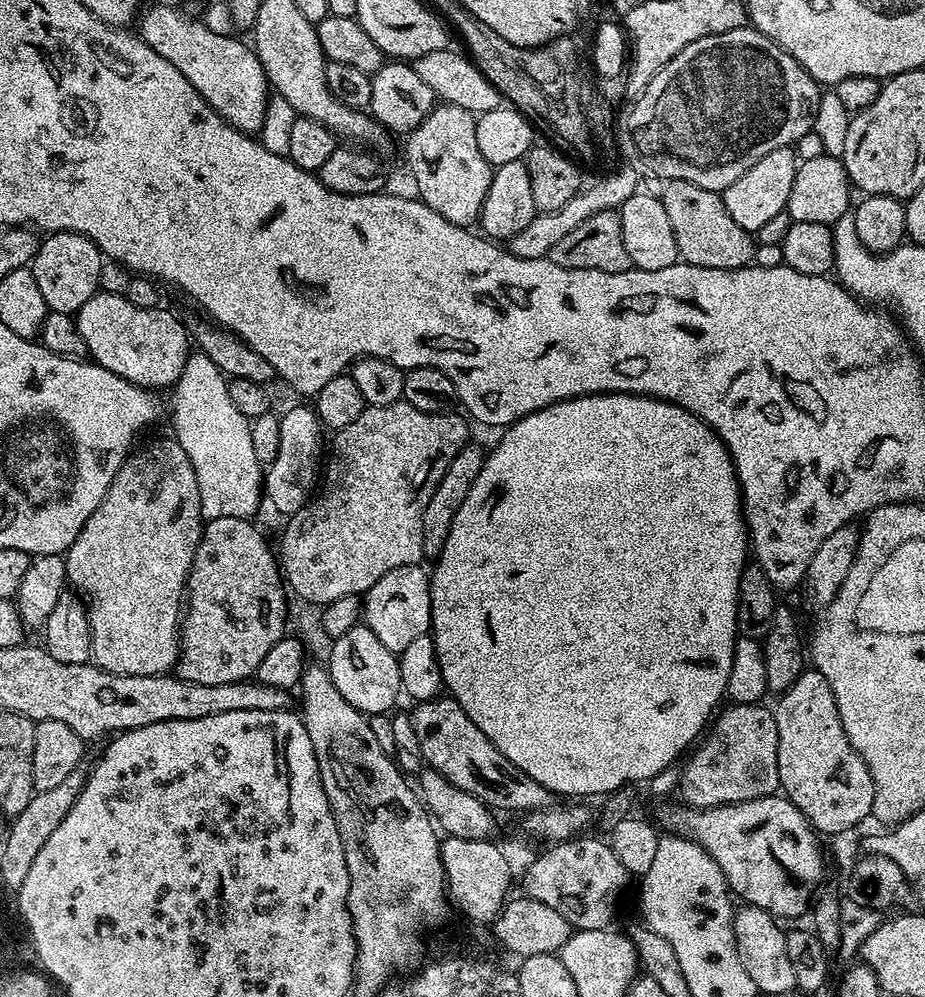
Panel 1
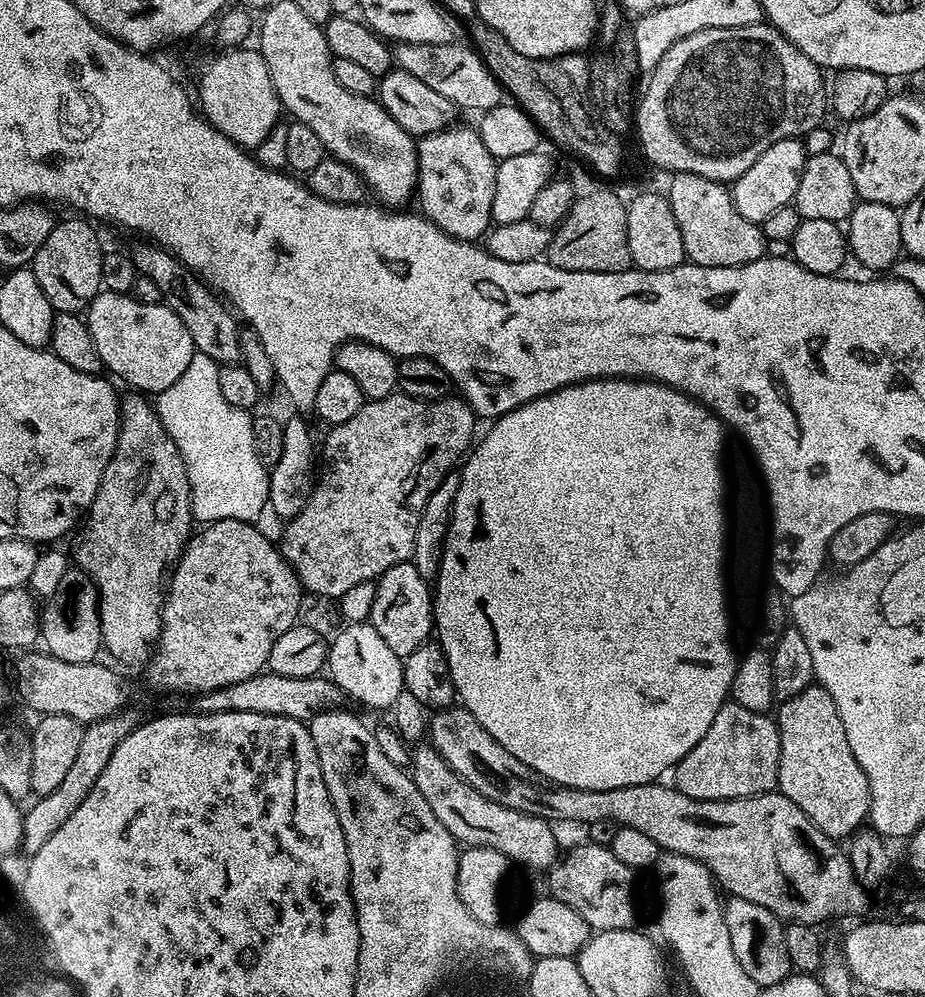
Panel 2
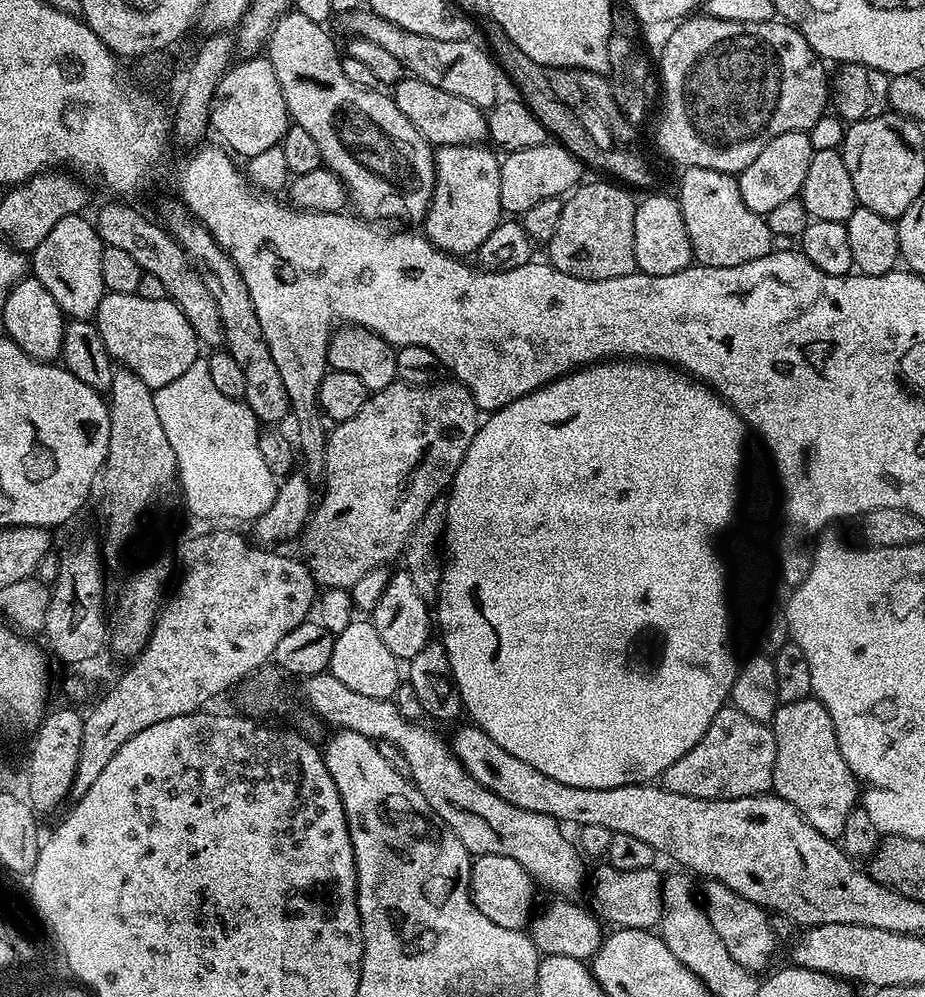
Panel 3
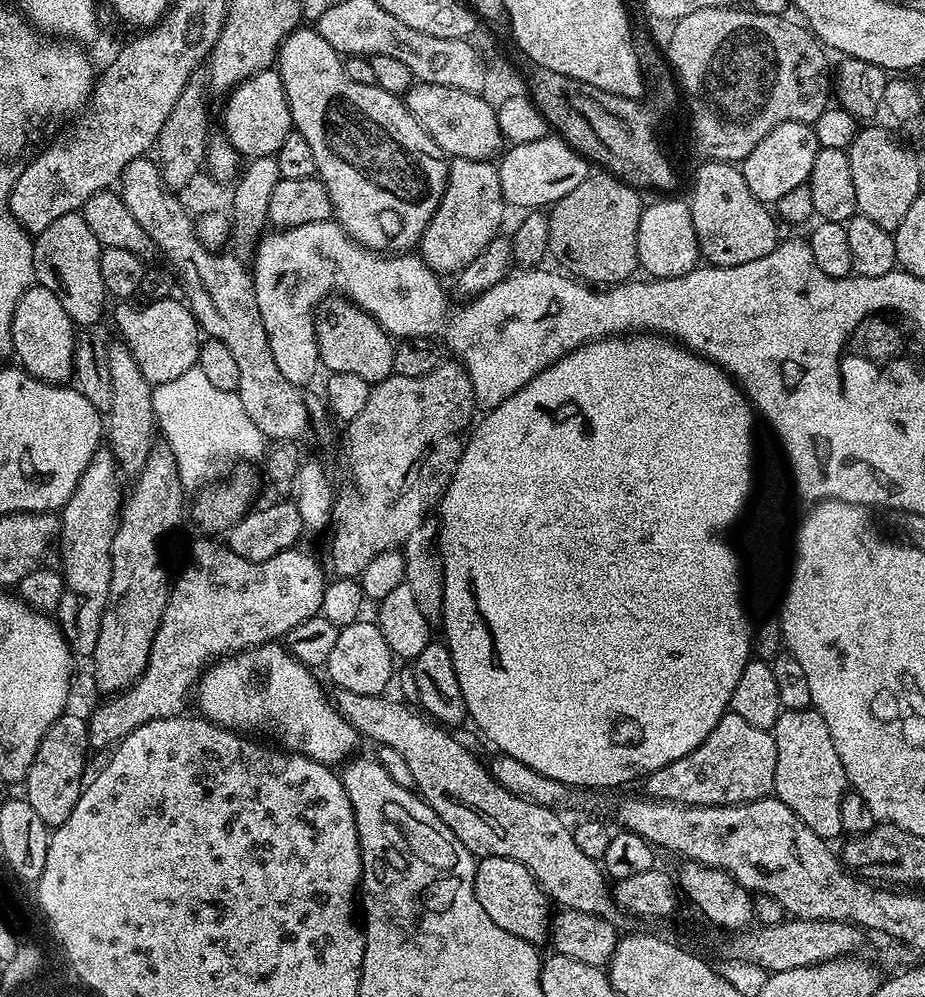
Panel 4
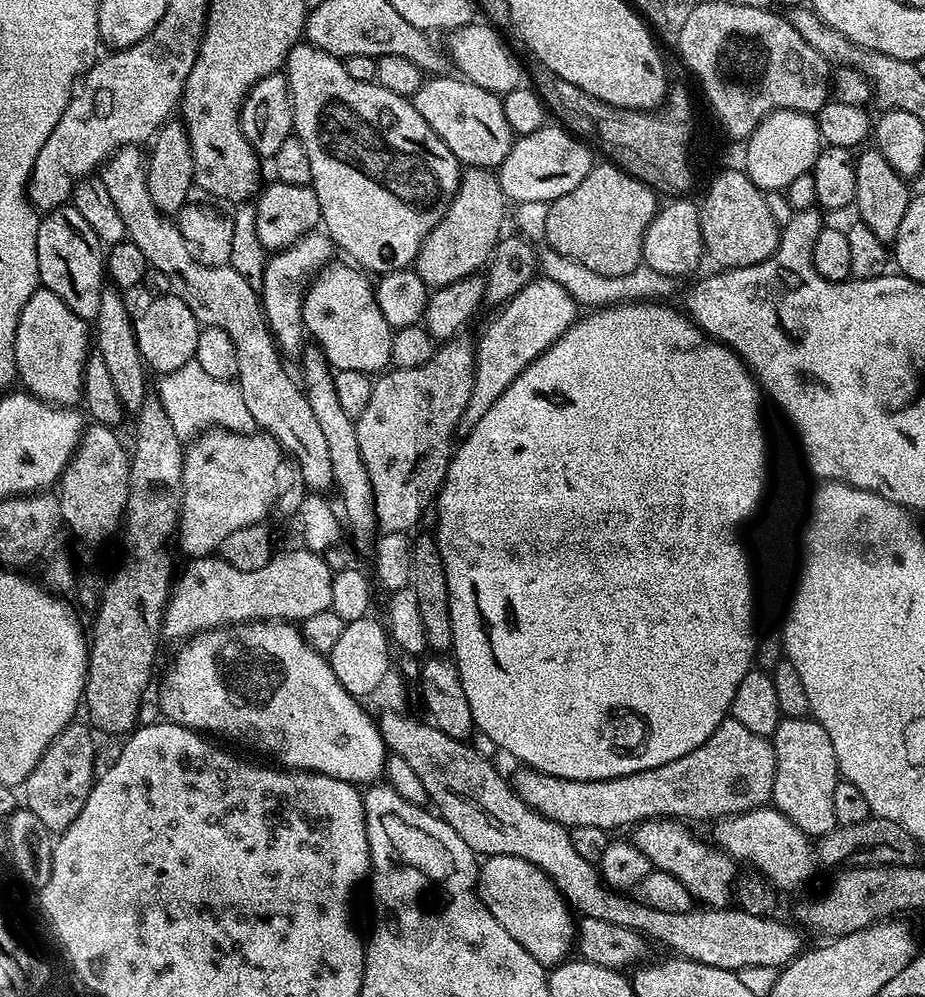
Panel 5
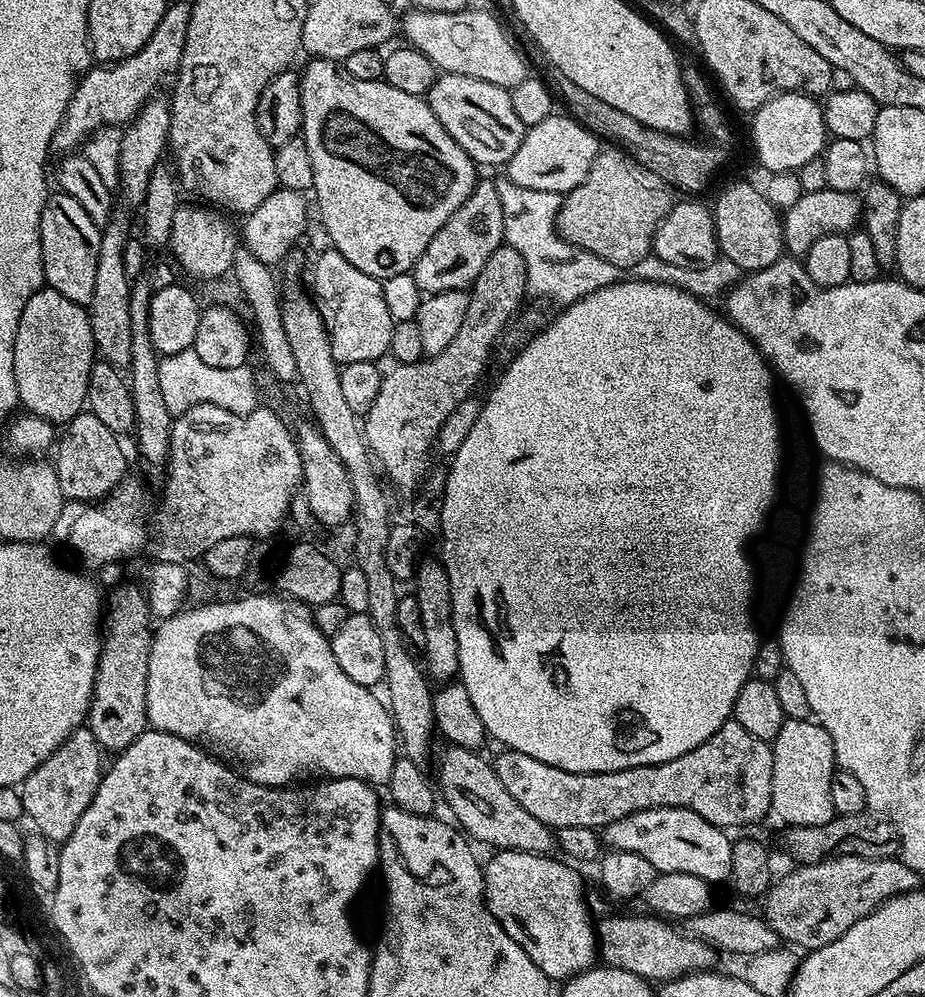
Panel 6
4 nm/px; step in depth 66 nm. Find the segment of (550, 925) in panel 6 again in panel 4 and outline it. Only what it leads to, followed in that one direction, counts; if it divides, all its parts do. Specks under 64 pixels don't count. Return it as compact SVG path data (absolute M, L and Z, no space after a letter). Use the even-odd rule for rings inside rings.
M497 856L483 857L476 865L474 890L482 910L490 914L494 926L502 926L506 934L514 934L526 942L540 946L550 936L550 901L541 890L536 877L517 860L507 860Z

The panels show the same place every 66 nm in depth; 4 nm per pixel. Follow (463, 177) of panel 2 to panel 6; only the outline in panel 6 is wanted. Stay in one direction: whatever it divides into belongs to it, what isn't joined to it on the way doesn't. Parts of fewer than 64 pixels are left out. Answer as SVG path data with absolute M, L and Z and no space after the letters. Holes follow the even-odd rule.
M481 179L470 198L450 214L446 226L430 238L430 246L422 250L422 258L418 258L410 275L424 294L452 290L463 292L471 289L478 274L482 274L482 266L486 266L486 258L490 258L490 254L494 254L503 243L502 198L498 198L498 190L491 179Z

